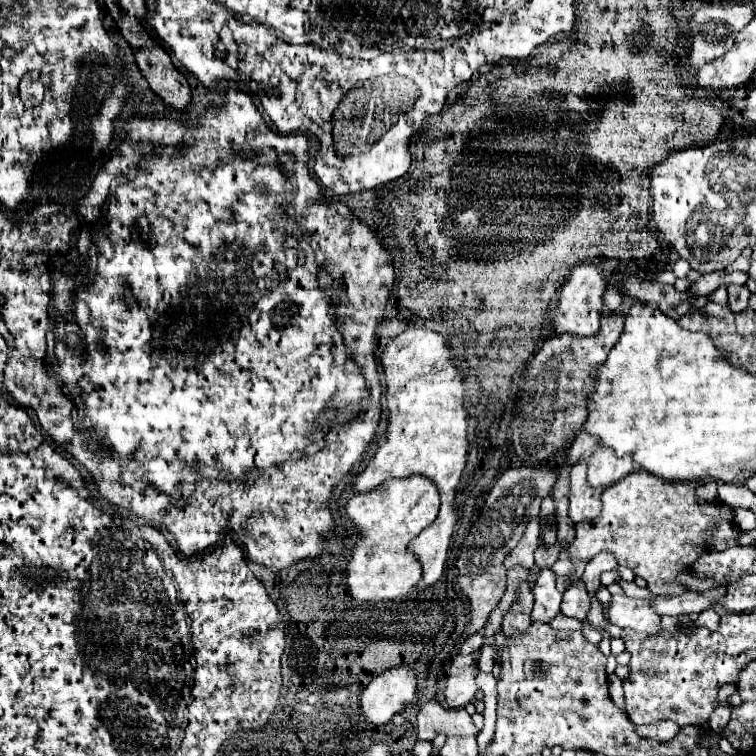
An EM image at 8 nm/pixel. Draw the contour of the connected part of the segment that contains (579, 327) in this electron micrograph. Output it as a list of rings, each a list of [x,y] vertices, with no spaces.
[[[581,264],[571,270],[571,276],[565,280],[563,288],[559,290],[557,308],[549,320],[553,334],[577,334],[577,336],[591,336],[599,330],[599,312],[603,310],[601,294],[607,282],[601,270],[593,264]]]

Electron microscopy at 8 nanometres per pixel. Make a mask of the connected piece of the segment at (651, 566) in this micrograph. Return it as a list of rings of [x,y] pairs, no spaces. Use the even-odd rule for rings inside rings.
[[[633,472],[627,478],[615,482],[603,490],[603,510],[599,518],[587,522],[587,528],[577,528],[577,538],[567,549],[574,559],[558,559],[551,567],[556,574],[557,588],[564,593],[570,586],[566,581],[574,575],[574,581],[580,579],[584,566],[601,550],[609,550],[617,556],[617,562],[631,568],[637,576],[647,580],[647,588],[653,594],[675,594],[683,592],[683,586],[677,582],[677,574],[691,570],[691,562],[707,548],[725,550],[735,546],[737,528],[735,524],[725,522],[719,516],[717,504],[697,506],[693,482],[663,482],[647,472]],[[713,518],[719,520],[719,530],[713,528]],[[703,530],[713,530],[713,540],[705,542],[701,538]]]

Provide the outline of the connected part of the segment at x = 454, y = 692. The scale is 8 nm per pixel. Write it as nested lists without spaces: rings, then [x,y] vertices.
[[[456,655],[452,658],[446,675],[447,686],[443,690],[443,704],[447,708],[463,708],[465,704],[475,700],[475,668],[469,664],[462,666],[467,655]]]

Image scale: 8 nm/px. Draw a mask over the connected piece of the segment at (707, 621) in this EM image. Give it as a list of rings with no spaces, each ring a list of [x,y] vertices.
[[[703,610],[701,614],[699,614],[699,618],[695,620],[695,624],[698,627],[705,627],[709,630],[716,630],[720,624],[720,615],[715,612],[715,610]]]

